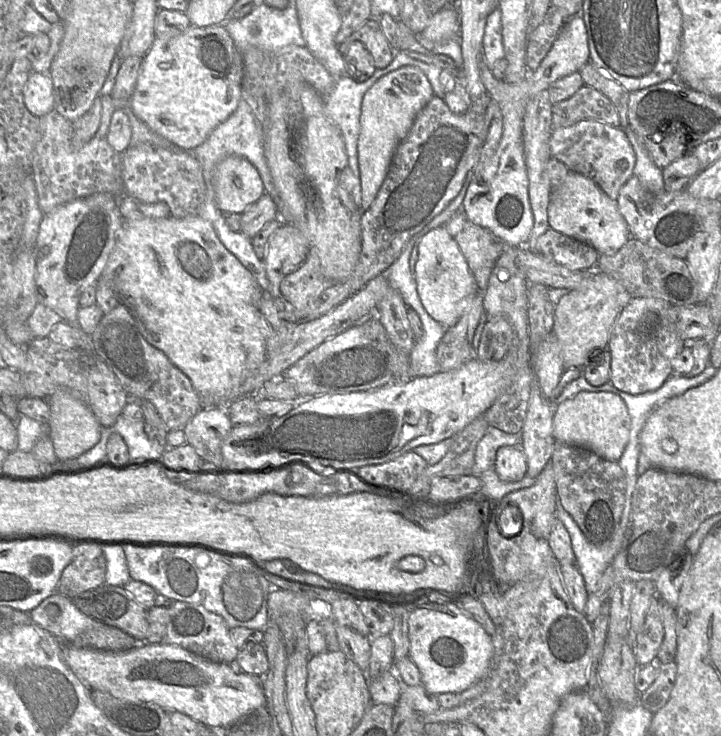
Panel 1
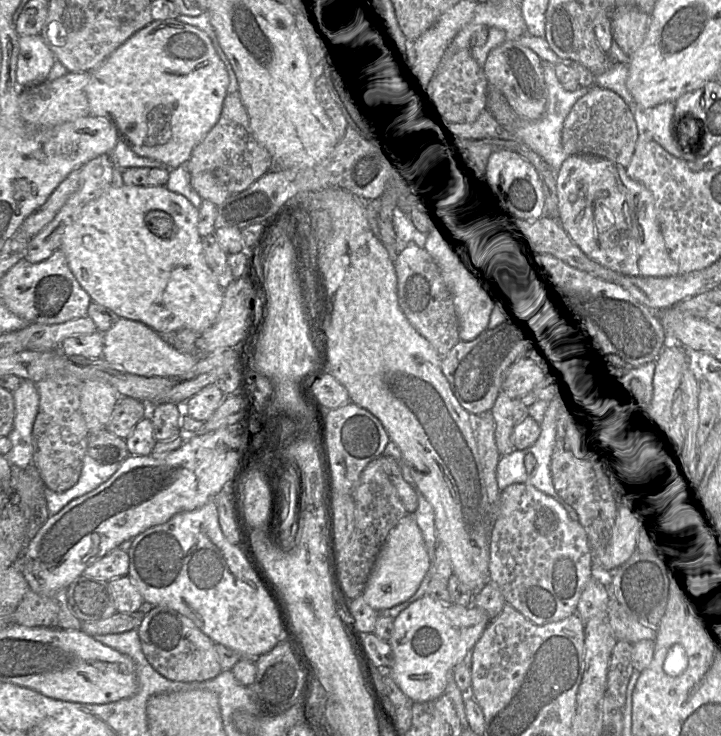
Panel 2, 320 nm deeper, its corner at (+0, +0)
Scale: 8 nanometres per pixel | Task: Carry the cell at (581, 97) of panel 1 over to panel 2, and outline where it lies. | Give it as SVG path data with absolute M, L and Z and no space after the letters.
M592 85L571 108L564 120L561 143L568 155L591 154L626 166L639 136L634 115L624 99L612 90Z

